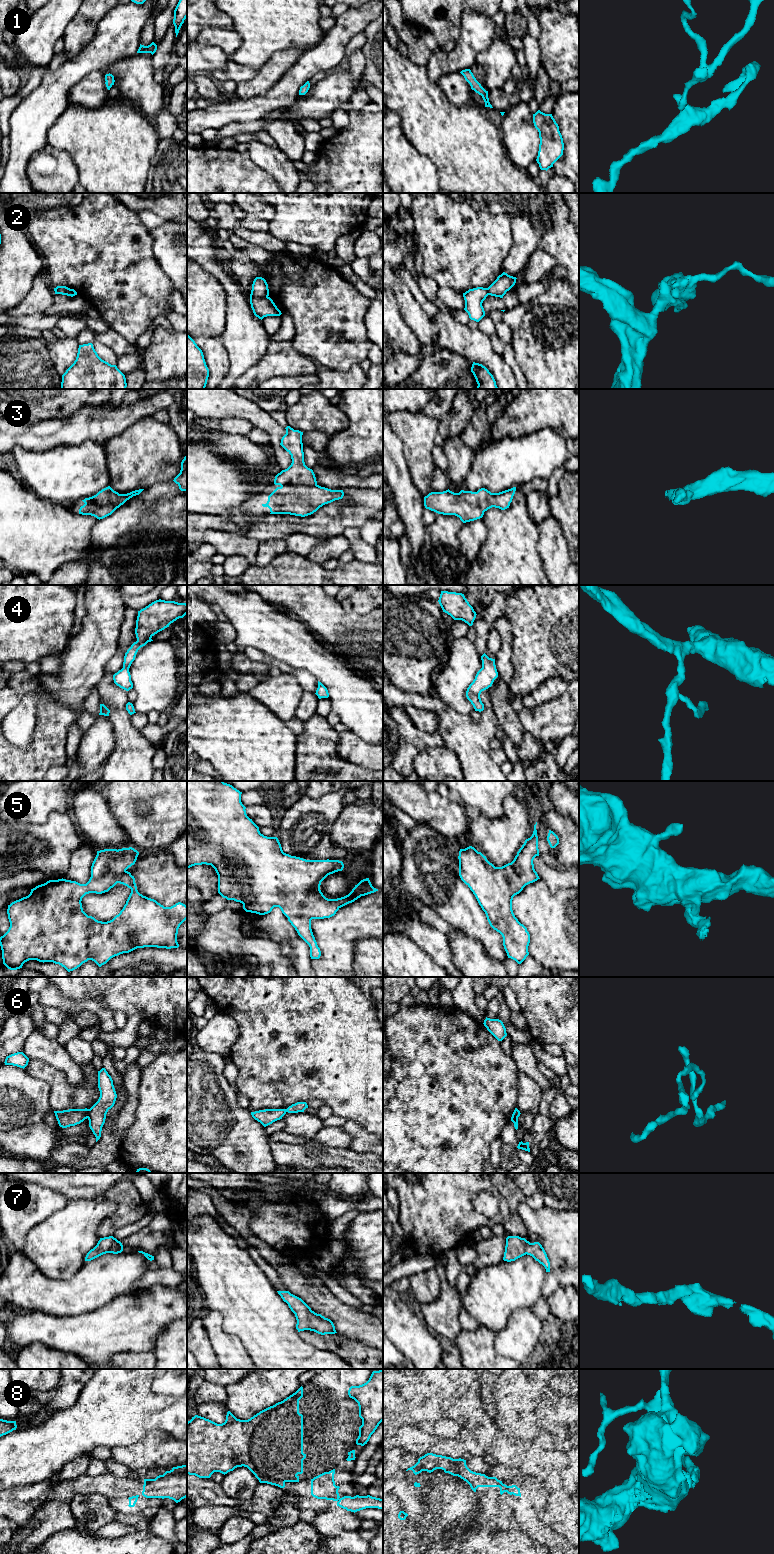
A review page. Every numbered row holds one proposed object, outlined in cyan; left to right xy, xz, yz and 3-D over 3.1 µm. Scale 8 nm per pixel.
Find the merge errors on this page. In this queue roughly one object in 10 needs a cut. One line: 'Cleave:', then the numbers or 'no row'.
Cleave: 2, 6, 8

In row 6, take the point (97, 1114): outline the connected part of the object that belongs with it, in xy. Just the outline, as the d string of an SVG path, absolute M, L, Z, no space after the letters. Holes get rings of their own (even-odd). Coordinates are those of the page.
M105 1068L98 1071L98 1088L100 1091L100 1097L90 1108L88 1115L89 1127L96 1137L96 1142L101 1137L106 1114L108 1110L114 1106L117 1098L113 1080Z

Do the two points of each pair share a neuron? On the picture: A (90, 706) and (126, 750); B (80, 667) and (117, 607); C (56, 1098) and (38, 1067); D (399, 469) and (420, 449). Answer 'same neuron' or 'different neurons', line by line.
A: different neurons
B: same neuron
C: same neuron
D: different neurons

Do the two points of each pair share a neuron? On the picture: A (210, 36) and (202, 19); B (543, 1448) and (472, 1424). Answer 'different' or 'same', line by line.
A: different
B: same

